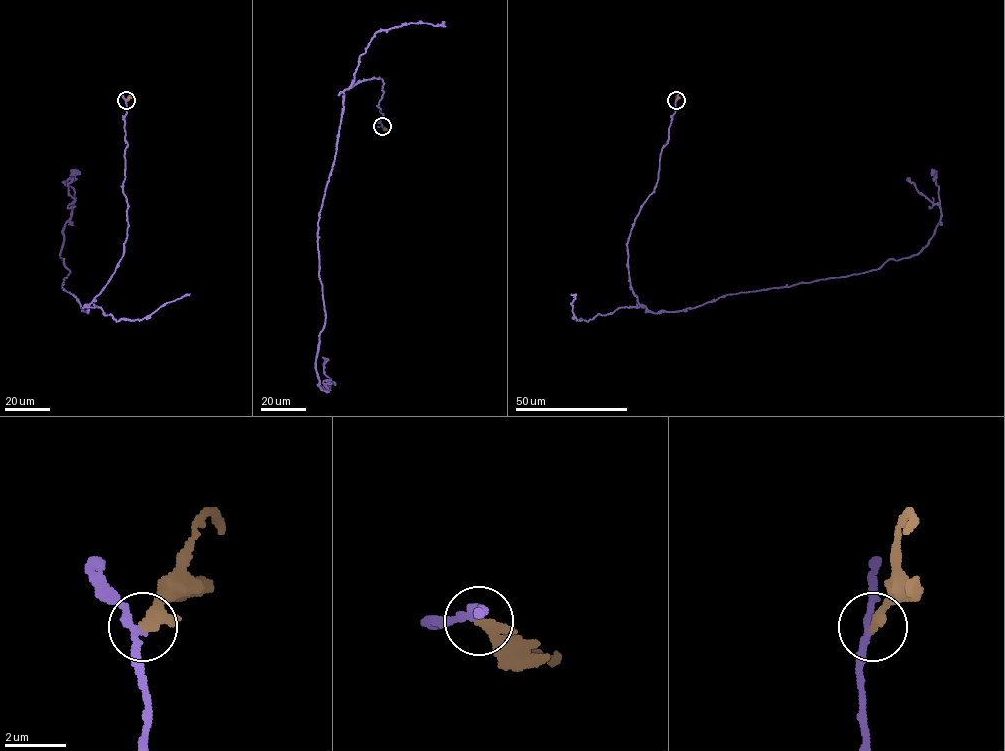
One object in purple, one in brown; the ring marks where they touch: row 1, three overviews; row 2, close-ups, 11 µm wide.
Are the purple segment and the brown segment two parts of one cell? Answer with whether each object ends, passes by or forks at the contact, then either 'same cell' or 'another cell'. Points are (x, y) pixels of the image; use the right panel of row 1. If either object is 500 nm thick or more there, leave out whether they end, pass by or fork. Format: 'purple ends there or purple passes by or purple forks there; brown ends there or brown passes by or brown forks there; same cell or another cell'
purple passes by; brown passes by; same cell

